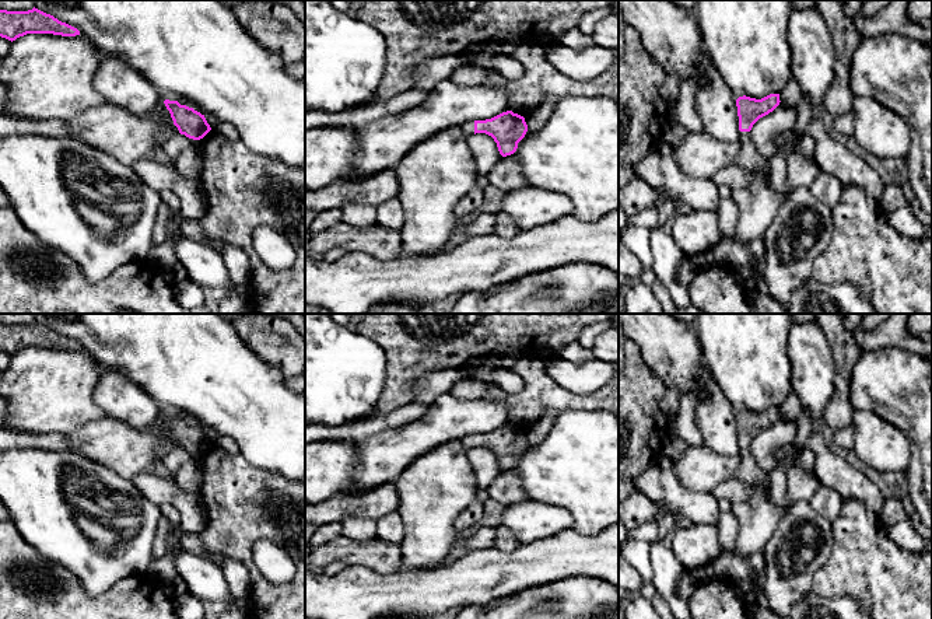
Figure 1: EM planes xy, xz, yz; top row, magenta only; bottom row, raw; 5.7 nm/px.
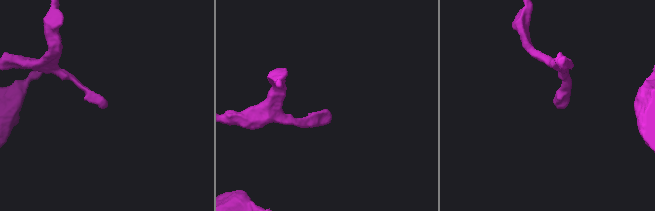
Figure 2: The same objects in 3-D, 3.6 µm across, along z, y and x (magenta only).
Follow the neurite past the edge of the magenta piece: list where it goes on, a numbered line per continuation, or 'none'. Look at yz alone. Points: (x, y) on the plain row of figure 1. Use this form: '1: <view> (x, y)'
1: yz (749, 472)

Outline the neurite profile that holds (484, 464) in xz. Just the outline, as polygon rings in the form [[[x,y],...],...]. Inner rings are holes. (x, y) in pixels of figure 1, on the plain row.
[[[476,447],[466,452],[476,476],[479,489],[488,489],[491,482],[501,473],[497,457],[486,447]]]

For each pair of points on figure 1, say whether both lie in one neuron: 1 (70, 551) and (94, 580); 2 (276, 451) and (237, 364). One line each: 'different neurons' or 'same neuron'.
1: same neuron
2: same neuron

